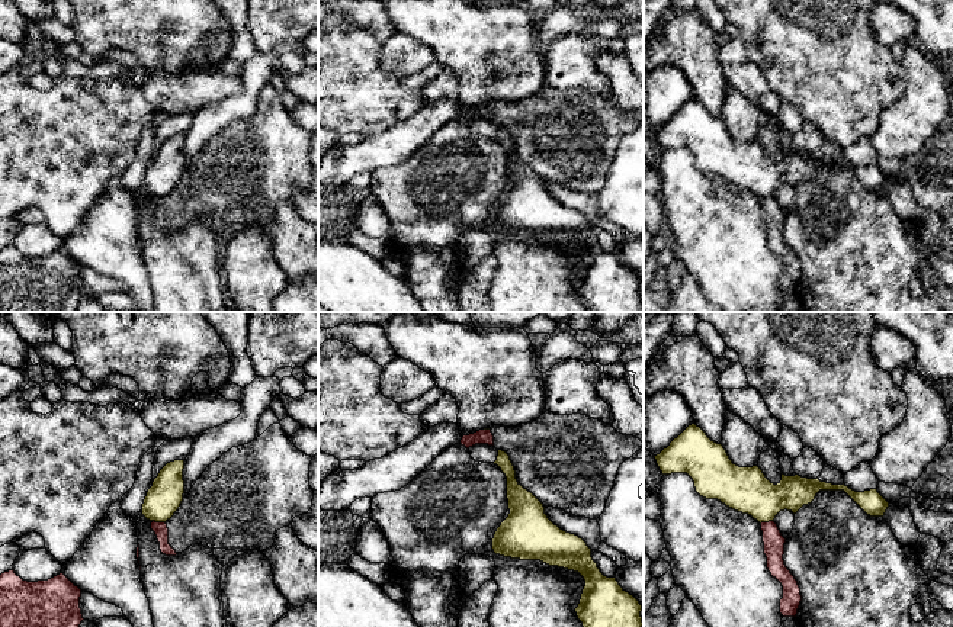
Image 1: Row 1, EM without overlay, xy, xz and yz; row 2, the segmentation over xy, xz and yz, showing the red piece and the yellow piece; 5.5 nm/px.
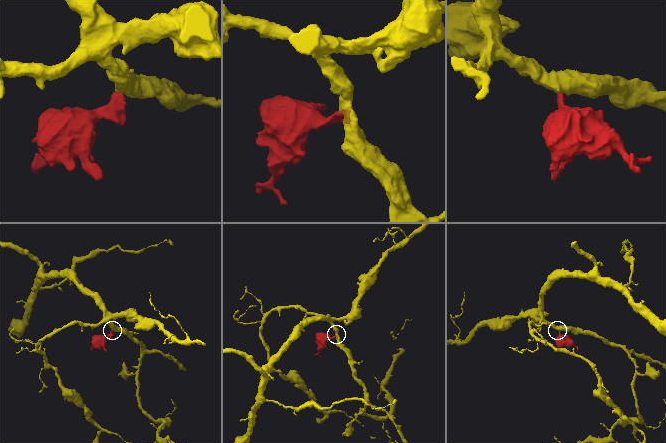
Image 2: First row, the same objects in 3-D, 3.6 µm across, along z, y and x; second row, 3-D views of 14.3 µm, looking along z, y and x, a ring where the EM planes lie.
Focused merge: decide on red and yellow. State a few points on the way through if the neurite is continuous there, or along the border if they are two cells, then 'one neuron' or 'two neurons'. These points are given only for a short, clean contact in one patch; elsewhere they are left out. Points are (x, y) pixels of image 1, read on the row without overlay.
border yz (773, 195), (760, 199); two neurons

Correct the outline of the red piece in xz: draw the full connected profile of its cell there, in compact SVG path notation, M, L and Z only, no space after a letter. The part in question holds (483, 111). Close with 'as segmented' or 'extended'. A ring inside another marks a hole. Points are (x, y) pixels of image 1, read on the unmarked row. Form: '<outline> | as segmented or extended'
M549 86L527 99L494 100L463 110L461 119L466 123L488 119L506 126L519 160L532 167L545 183L559 183L590 194L597 194L603 189L620 139L644 123L639 113L623 110L603 96L581 89L556 90Z | extended

